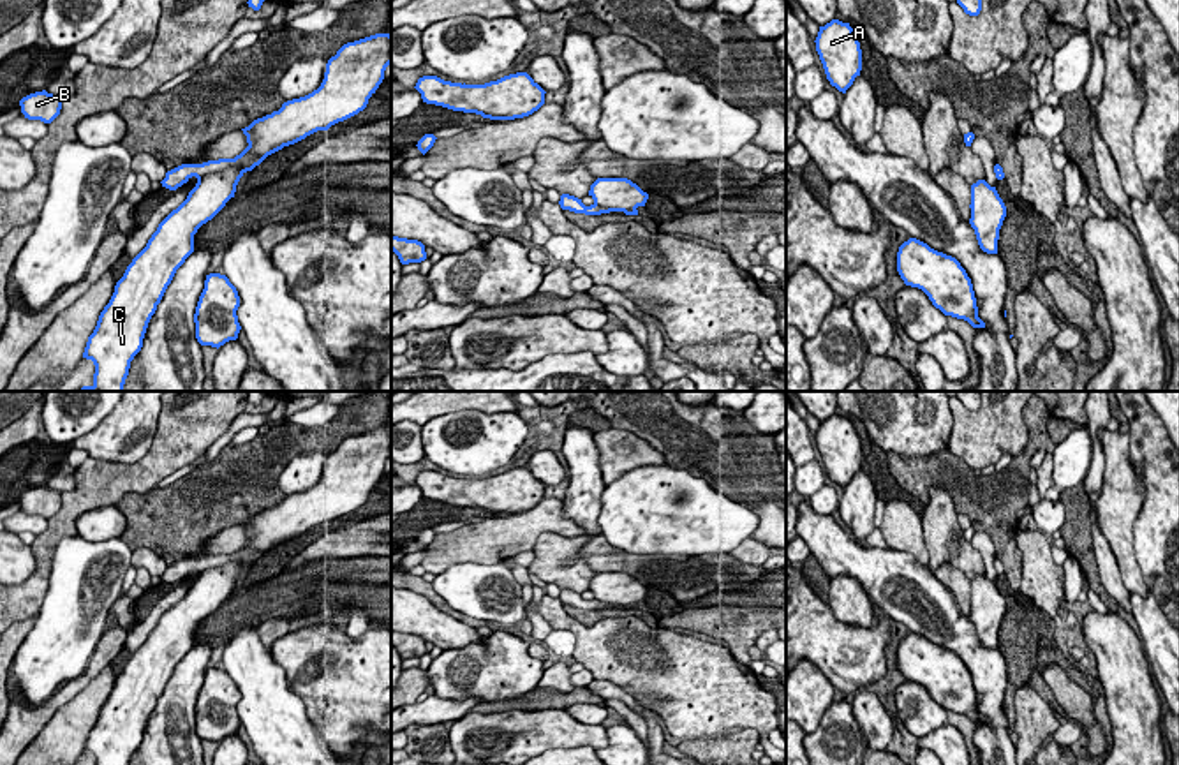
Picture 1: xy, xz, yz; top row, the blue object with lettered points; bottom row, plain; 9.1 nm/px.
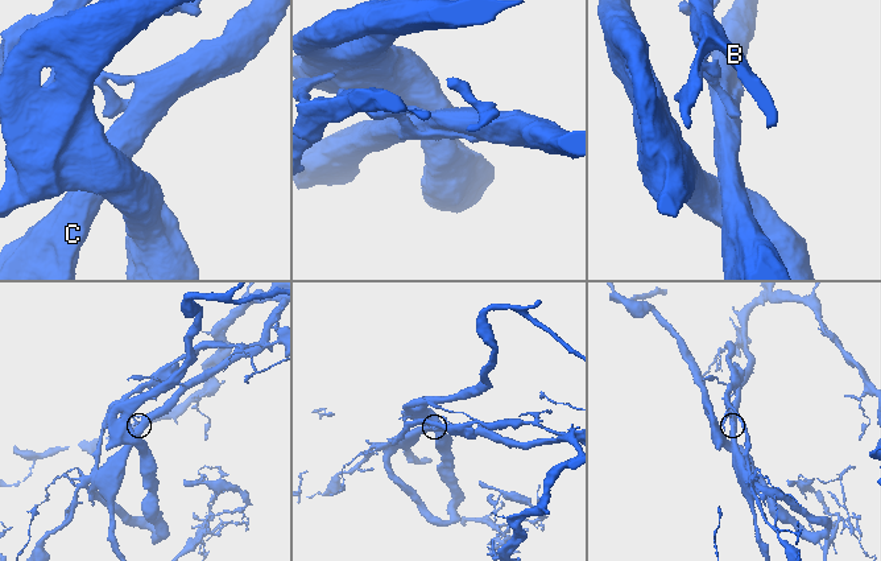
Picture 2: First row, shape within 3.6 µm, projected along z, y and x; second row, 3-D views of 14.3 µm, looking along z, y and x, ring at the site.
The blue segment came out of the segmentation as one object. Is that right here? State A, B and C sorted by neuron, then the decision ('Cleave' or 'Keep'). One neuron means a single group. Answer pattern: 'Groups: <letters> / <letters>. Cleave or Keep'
Groups: A C / B. Cleave

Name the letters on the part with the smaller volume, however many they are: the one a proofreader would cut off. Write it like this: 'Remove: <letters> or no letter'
Remove: B

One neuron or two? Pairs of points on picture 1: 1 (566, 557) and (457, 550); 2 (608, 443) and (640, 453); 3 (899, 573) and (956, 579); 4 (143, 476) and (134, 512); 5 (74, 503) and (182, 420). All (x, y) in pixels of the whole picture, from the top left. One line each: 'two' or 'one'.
1: two
2: one
3: two
4: two
5: one

